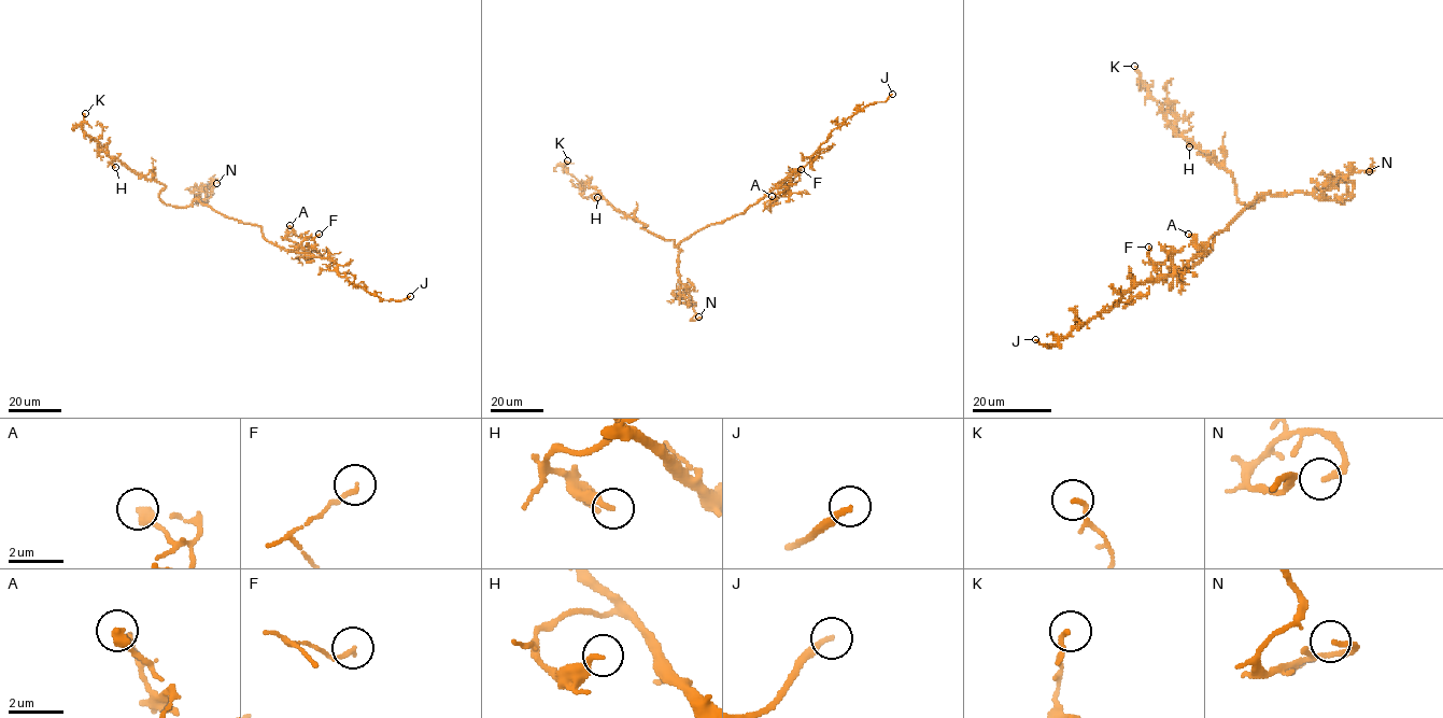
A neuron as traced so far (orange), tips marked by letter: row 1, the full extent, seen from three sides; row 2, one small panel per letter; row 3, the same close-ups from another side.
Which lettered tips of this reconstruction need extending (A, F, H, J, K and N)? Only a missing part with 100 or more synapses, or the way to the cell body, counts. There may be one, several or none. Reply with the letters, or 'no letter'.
J

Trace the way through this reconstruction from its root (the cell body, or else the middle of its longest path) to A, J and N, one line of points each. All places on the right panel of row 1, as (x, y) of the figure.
A: (1229, 224), (1213, 237), (1212, 249), (1197, 264), (1174, 272), (1176, 267), (1184, 268), (1204, 250), (1188, 234)
J: (1229, 224), (1189, 269), (1136, 283), (1108, 310), (1078, 324), (1052, 347), (1035, 339)
N: (1229, 224), (1261, 194), (1313, 194), (1342, 176), (1361, 171), (1368, 173), (1372, 165), (1369, 171)

